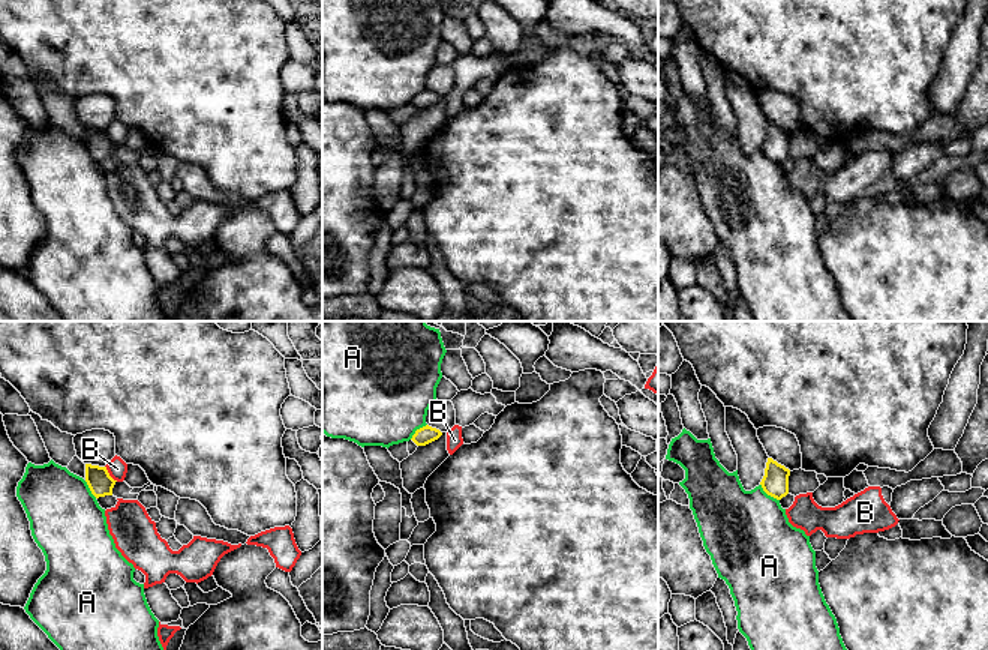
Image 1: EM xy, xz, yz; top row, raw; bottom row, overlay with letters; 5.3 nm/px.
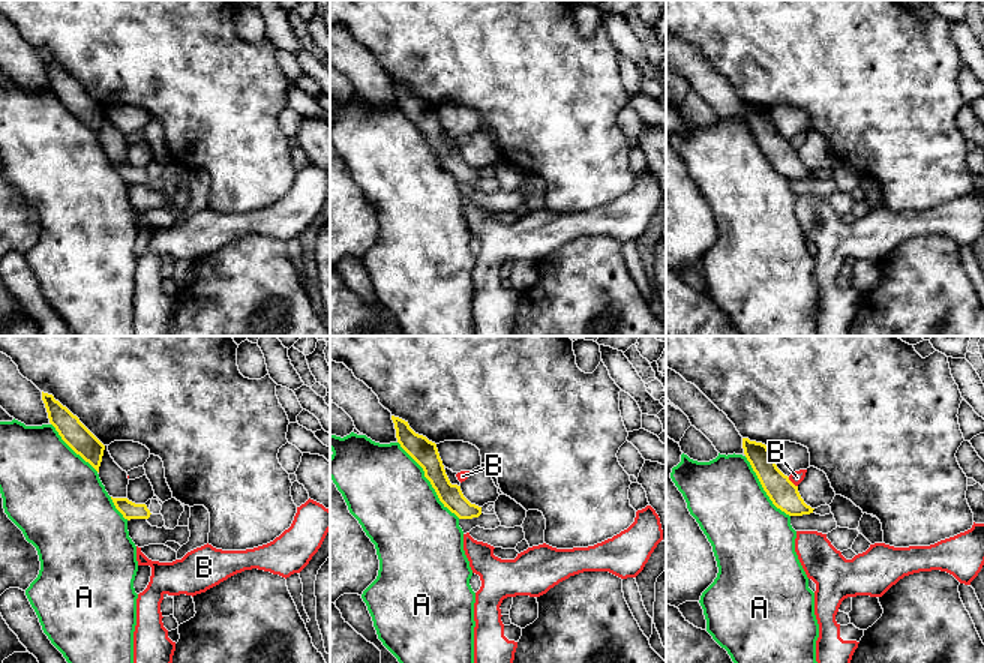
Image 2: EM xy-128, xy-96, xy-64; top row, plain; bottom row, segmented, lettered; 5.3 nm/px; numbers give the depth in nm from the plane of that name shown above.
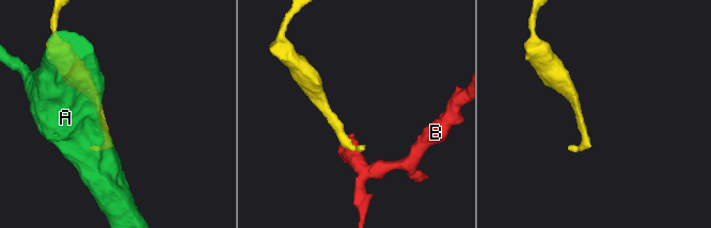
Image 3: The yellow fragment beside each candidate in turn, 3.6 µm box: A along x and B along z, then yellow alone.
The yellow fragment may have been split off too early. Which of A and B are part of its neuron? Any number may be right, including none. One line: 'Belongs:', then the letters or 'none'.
Belongs: none

